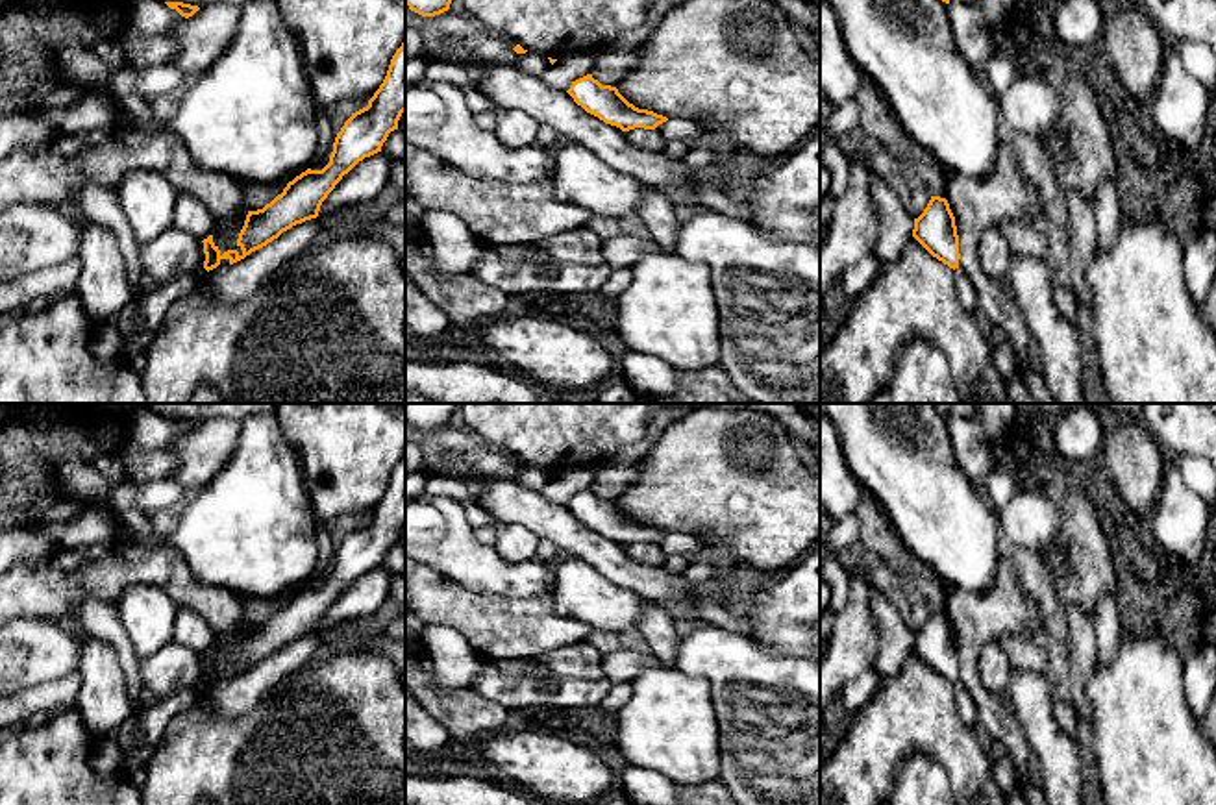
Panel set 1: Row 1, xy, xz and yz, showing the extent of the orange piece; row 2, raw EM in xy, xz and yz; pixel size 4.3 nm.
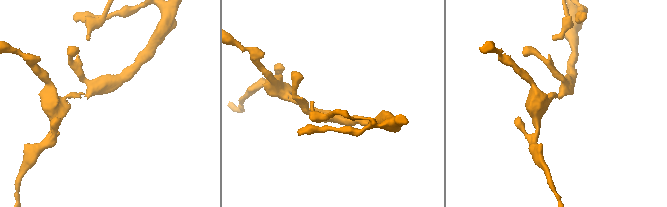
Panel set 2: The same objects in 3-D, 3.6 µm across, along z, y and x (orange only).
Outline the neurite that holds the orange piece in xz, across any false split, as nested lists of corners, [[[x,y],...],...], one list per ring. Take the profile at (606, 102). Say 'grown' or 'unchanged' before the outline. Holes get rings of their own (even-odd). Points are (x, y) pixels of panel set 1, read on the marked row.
unchanged; [[[592,74],[572,81],[566,91],[577,105],[598,117],[605,124],[616,126],[622,131],[635,128],[655,130],[668,118],[648,109],[639,109],[629,104],[616,87],[602,85]]]

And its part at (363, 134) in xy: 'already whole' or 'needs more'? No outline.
already whole

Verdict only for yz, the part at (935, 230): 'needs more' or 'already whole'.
already whole

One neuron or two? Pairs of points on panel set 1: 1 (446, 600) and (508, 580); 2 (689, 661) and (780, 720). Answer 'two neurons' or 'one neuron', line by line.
1: two neurons
2: one neuron

